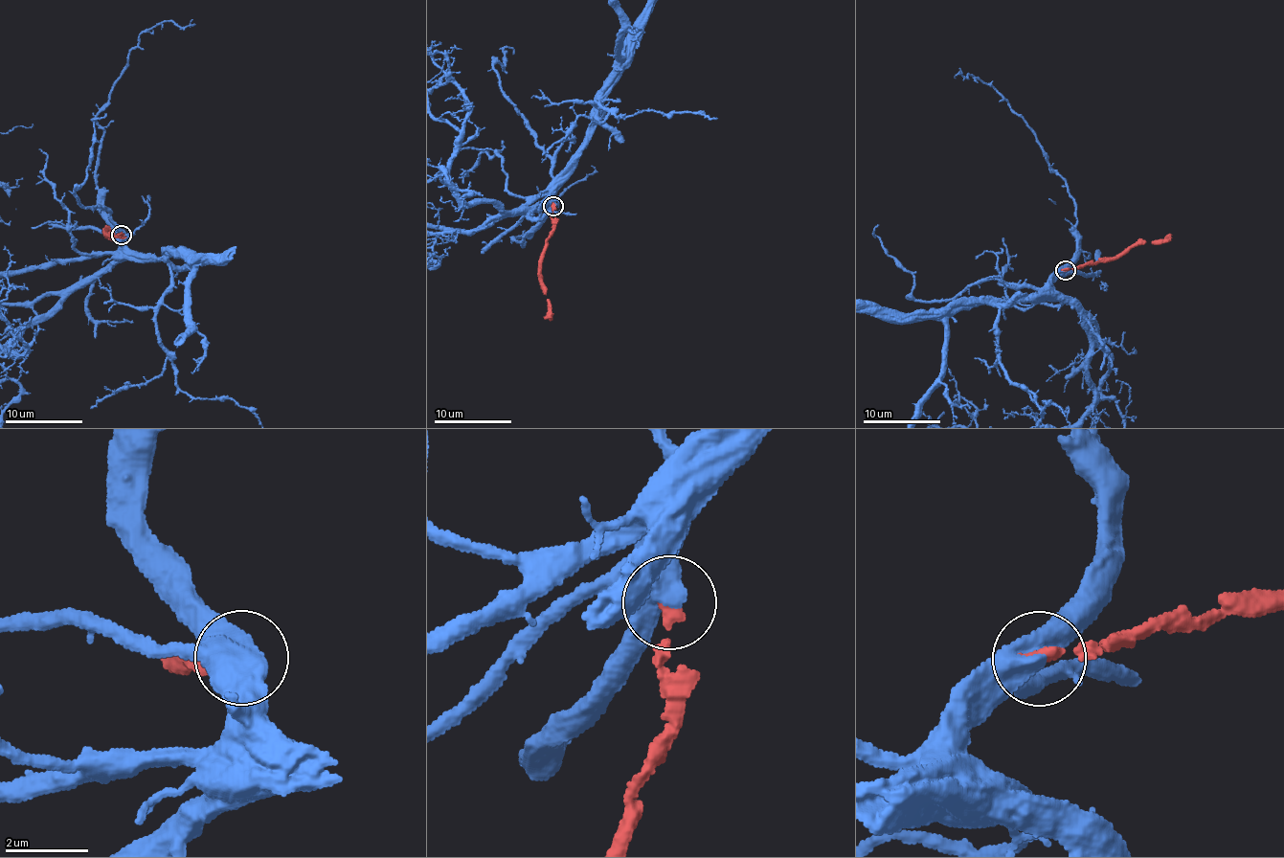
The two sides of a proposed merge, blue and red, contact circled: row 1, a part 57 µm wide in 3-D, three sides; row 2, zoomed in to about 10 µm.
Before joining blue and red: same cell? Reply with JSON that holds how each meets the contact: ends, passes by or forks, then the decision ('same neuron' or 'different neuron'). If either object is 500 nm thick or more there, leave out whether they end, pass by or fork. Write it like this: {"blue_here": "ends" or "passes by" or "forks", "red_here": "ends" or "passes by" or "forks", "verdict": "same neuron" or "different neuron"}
{"blue_here": "passes by", "red_here": "ends", "verdict": "same neuron"}

